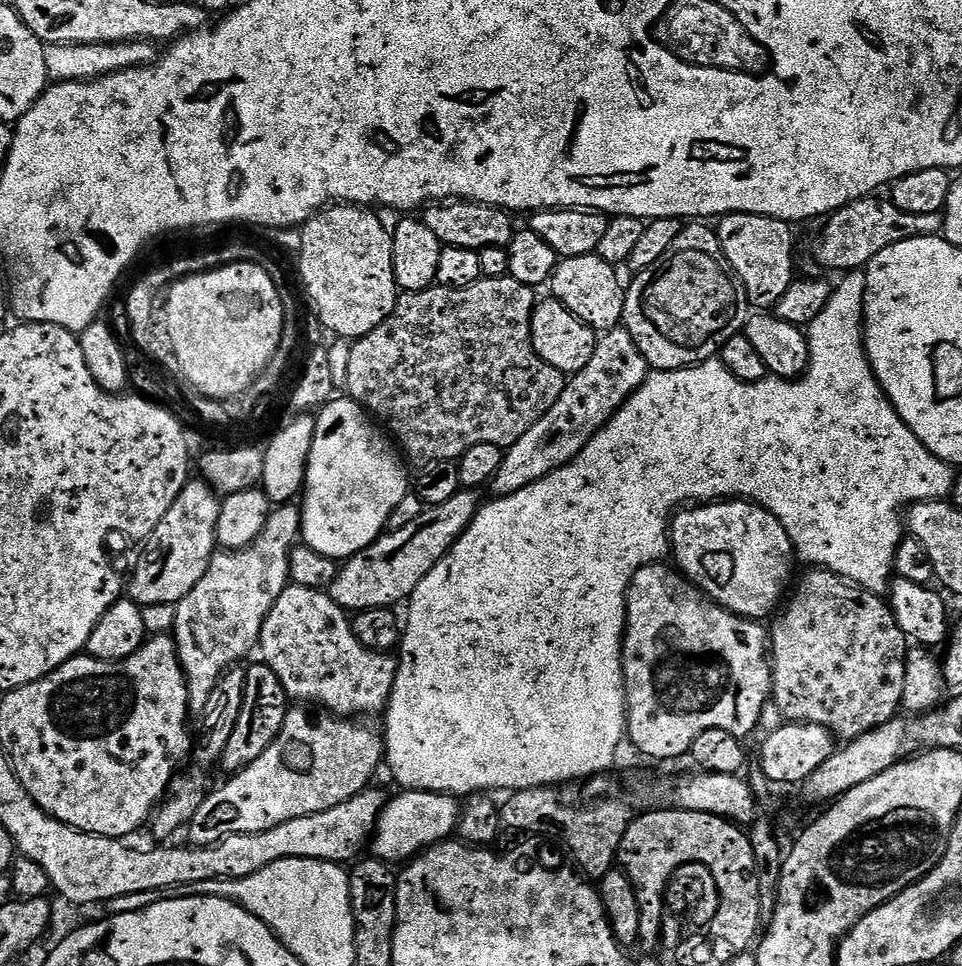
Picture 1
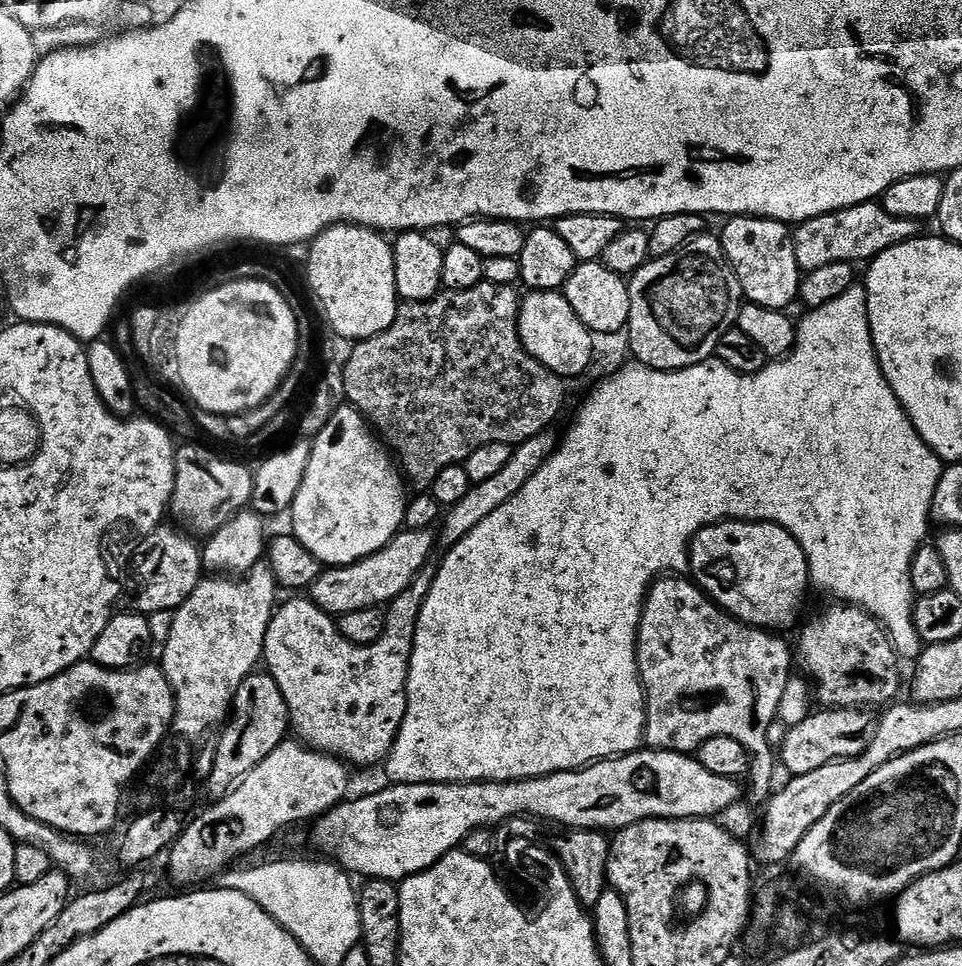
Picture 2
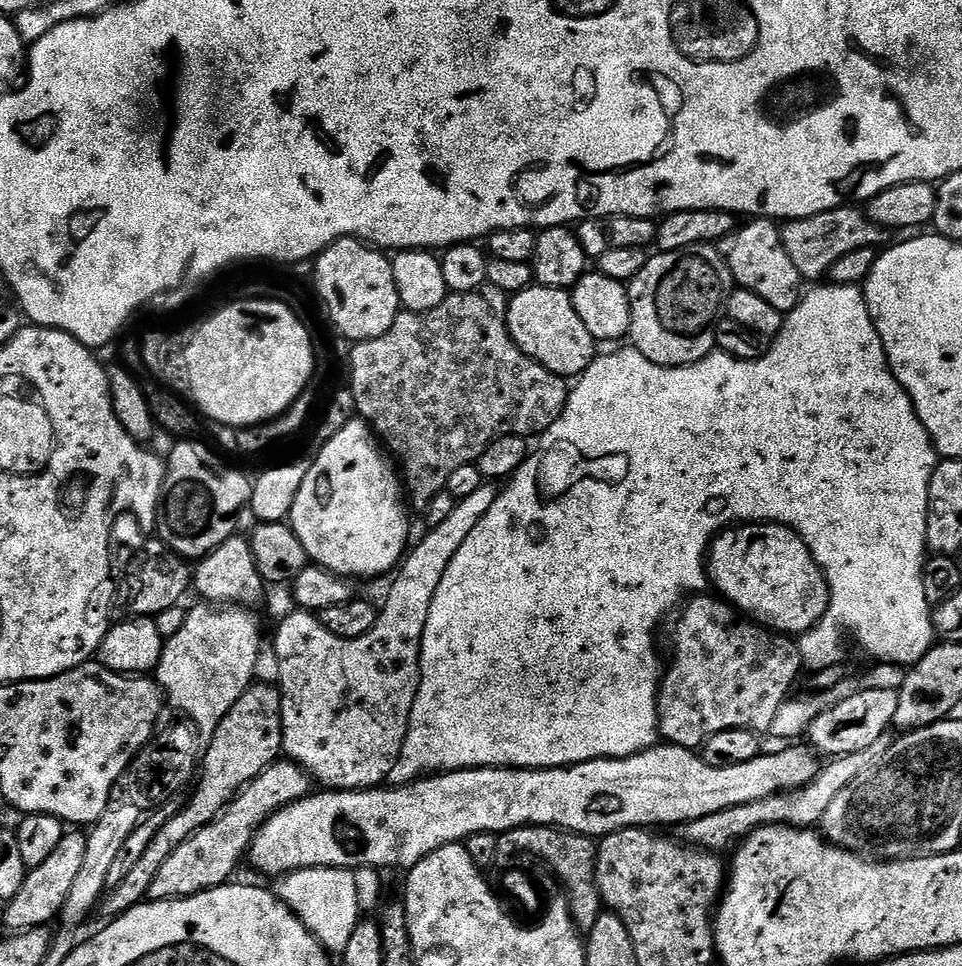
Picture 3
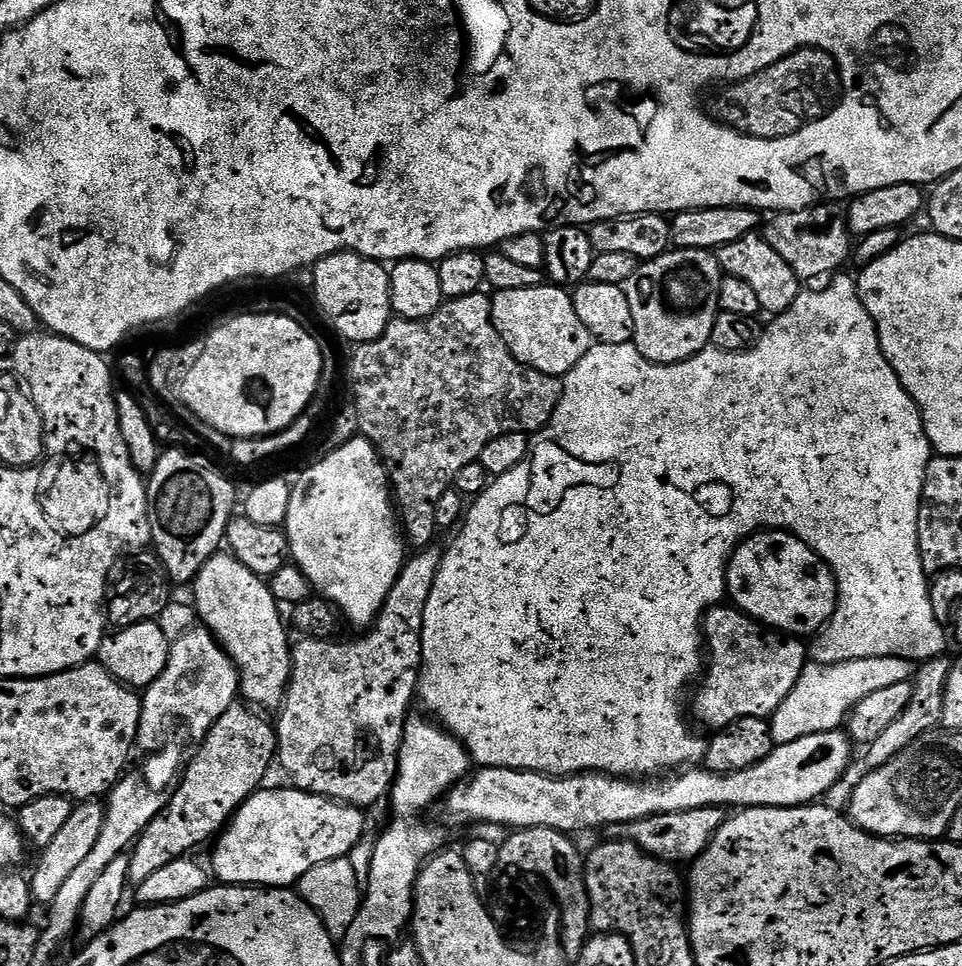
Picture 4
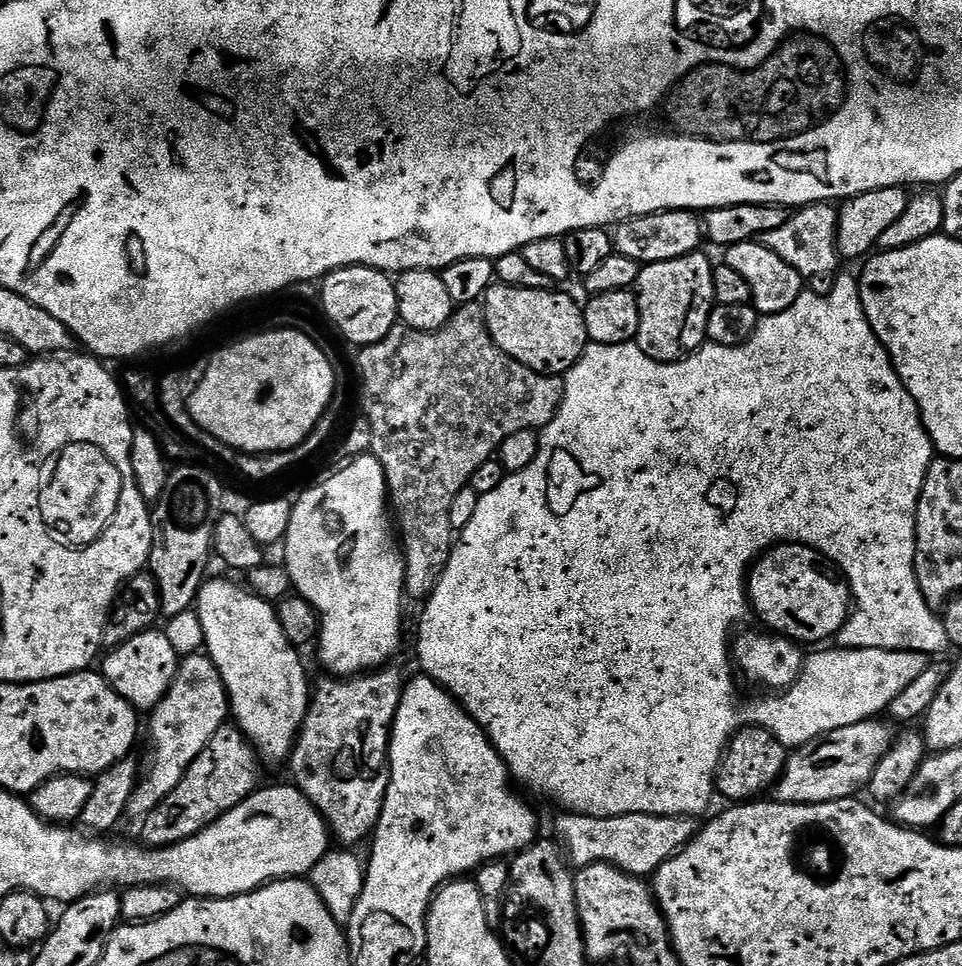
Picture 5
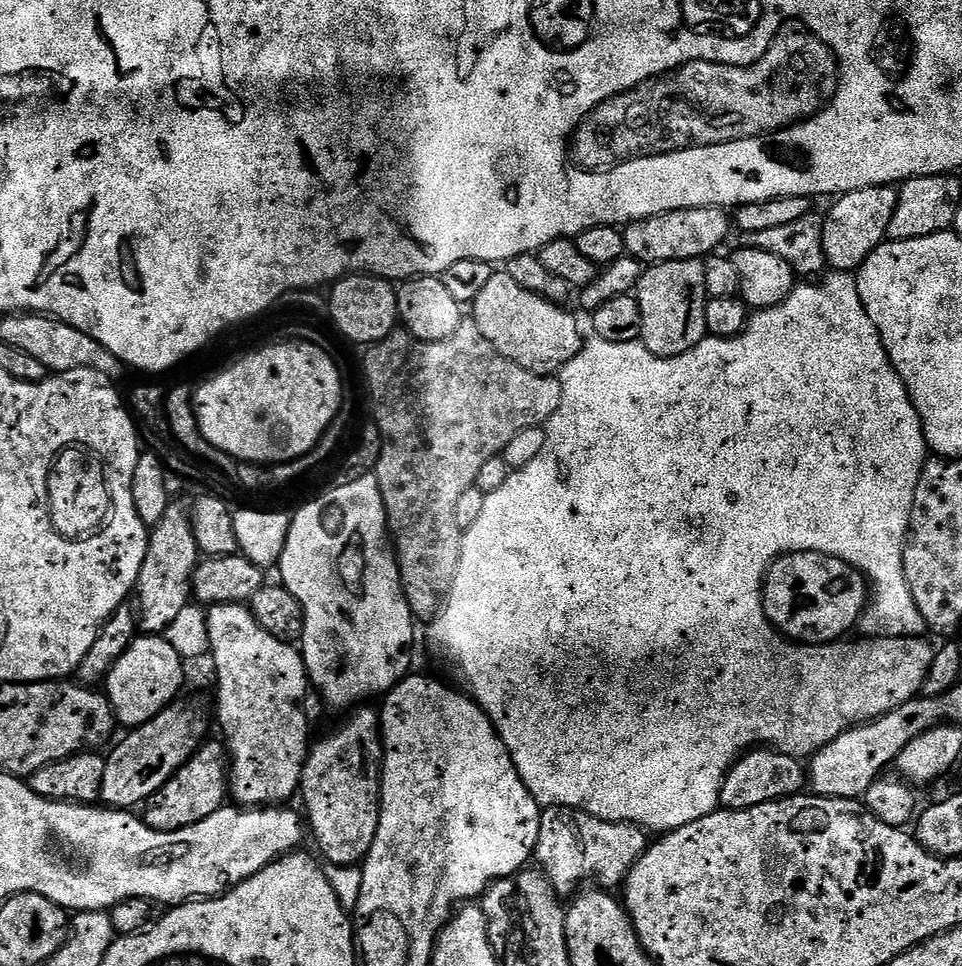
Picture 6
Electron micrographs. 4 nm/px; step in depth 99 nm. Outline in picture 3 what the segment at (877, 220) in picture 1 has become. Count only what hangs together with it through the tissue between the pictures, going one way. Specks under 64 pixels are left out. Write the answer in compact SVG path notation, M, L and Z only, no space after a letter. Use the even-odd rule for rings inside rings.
M845 206L822 214L814 214L810 218L789 220L780 228L780 237L786 246L786 254L790 254L790 262L798 266L798 274L805 281L816 279L819 281L827 277L831 268L844 255L863 248L876 248L885 243L883 242L885 233L873 224L861 209L859 212L856 208L859 207Z

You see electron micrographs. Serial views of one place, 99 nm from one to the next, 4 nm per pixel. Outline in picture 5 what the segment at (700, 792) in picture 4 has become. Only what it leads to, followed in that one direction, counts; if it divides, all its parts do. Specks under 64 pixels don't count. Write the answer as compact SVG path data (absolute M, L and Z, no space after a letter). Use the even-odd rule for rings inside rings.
M873 718L854 726L842 726L795 749L789 755L784 773L774 785L775 799L781 804L825 804L855 797L856 791L859 788L861 791L870 782L878 762L882 762L885 754L892 749L893 725L883 724L882 721Z

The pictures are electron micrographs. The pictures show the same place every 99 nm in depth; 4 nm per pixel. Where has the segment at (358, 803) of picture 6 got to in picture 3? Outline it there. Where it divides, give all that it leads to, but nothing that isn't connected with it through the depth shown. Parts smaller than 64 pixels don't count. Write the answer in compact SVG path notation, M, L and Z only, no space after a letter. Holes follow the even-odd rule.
M485 482L481 488L474 490L474 494L458 500L454 511L441 524L428 528L425 536L411 545L391 577L388 597L384 605L379 605L374 630L370 630L370 634L362 634L362 638L353 640L338 638L338 634L330 634L330 630L322 626L319 615L303 610L292 610L277 626L276 676L280 679L282 752L293 764L307 772L315 783L317 780L321 789L359 792L365 788L379 788L387 781L390 770L394 770L404 739L408 736L410 710L420 689L420 647L426 618L430 618L430 602L434 602L434 594L438 594L446 566L454 562L454 554L458 554L462 542L470 538L474 526L486 518L497 495L497 485Z

